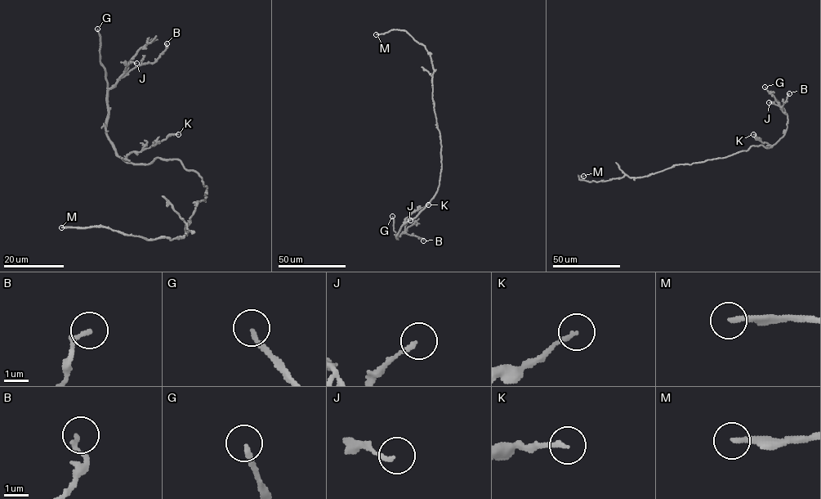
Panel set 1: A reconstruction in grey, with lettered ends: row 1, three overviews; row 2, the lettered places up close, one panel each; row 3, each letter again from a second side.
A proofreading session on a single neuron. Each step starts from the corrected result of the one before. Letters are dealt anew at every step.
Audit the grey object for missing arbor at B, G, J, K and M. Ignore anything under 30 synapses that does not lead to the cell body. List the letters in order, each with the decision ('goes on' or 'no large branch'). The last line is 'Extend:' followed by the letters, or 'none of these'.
B: no large branch
G: goes on
J: no large branch
K: no large branch
M: goes on
Extend: G, M

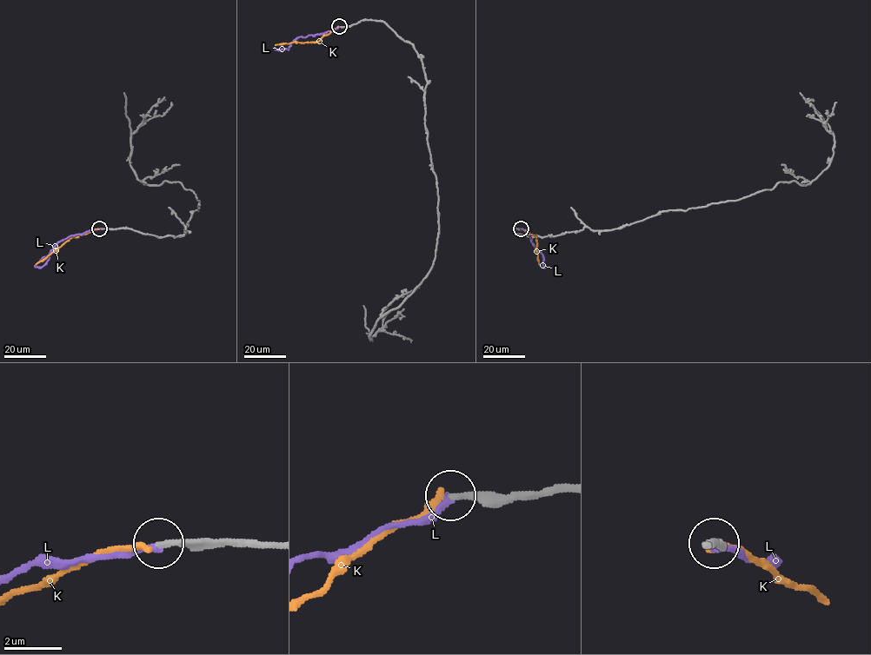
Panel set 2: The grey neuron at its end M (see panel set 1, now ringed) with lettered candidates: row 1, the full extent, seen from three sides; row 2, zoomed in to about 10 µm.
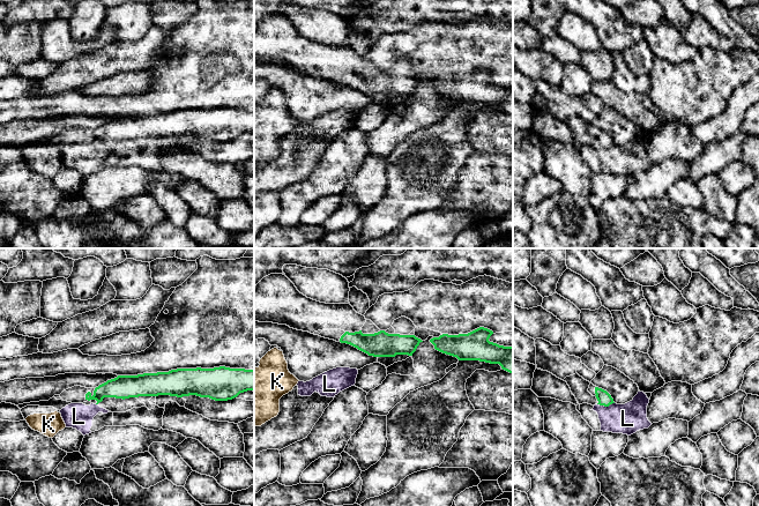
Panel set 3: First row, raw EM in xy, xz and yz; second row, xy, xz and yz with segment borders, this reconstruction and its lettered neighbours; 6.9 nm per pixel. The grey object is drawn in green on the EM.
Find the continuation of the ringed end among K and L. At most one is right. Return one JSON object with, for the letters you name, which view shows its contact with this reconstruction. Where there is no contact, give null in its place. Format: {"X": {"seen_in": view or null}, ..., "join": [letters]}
{"join": []}

